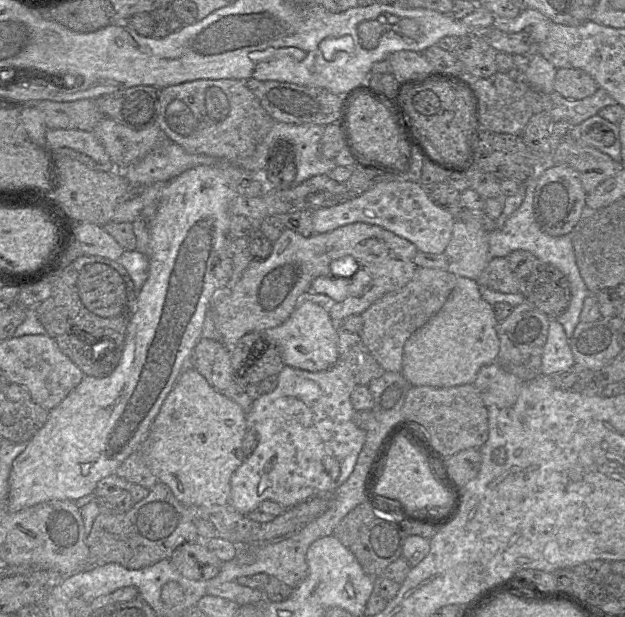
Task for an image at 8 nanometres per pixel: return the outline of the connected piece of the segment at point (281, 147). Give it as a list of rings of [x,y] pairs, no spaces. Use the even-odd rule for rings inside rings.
[[[278,140],[273,146],[267,165],[266,177],[269,185],[278,189],[290,188],[296,176],[295,154],[286,140]]]

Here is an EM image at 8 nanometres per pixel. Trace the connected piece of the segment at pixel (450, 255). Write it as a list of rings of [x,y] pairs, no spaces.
[[[455,219],[451,240],[444,251],[447,271],[476,281],[491,259],[488,233],[477,221]]]

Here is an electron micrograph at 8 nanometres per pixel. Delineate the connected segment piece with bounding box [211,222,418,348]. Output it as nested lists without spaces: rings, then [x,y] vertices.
[[[352,223],[347,224],[344,226],[341,226],[333,231],[320,233],[320,234],[313,234],[310,237],[304,237],[293,230],[285,228],[279,238],[272,243],[272,251],[270,255],[262,260],[256,260],[252,259],[247,266],[247,268],[244,270],[241,278],[239,281],[231,288],[231,289],[222,289],[220,292],[215,296],[215,299],[211,306],[211,311],[215,314],[215,327],[217,332],[219,333],[219,339],[220,341],[227,346],[228,348],[233,347],[244,335],[250,333],[250,332],[263,332],[267,329],[276,327],[281,325],[283,322],[285,322],[290,315],[294,312],[294,310],[297,308],[297,306],[302,302],[301,296],[309,289],[312,281],[317,277],[333,277],[331,271],[331,263],[338,260],[344,260],[347,261],[347,266],[344,271],[347,269],[352,269],[353,274],[347,277],[342,276],[336,276],[336,285],[328,289],[328,292],[330,292],[329,298],[332,300],[337,301],[336,303],[329,304],[327,307],[327,311],[331,317],[331,319],[336,322],[340,323],[343,319],[345,319],[348,316],[351,315],[361,315],[365,310],[367,310],[373,303],[375,303],[377,300],[379,300],[384,295],[397,291],[401,288],[403,288],[414,276],[416,269],[418,268],[417,265],[414,263],[413,259],[418,252],[416,246],[412,244],[410,241],[380,227],[373,224],[368,223]]]

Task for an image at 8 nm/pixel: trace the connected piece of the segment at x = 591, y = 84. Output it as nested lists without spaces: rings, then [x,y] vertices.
[[[559,68],[554,80],[554,92],[570,100],[582,100],[599,88],[593,77],[581,69]]]

